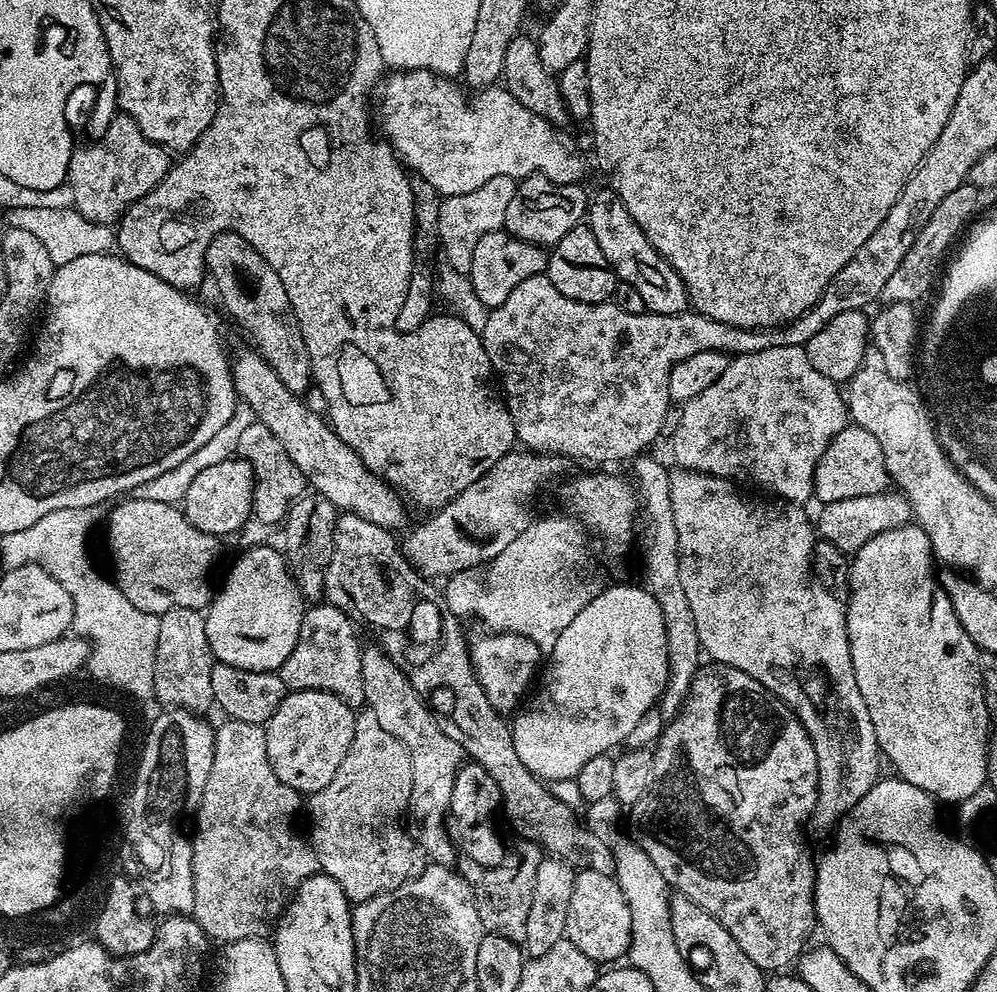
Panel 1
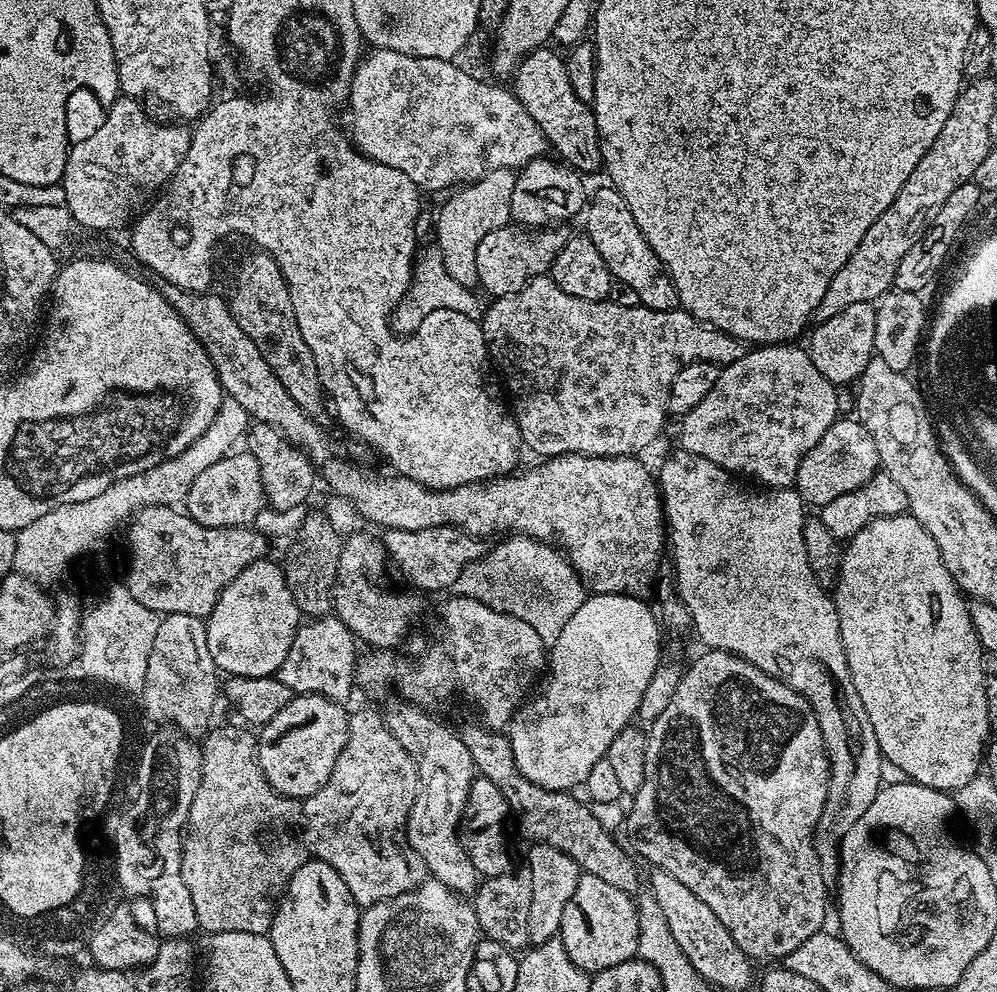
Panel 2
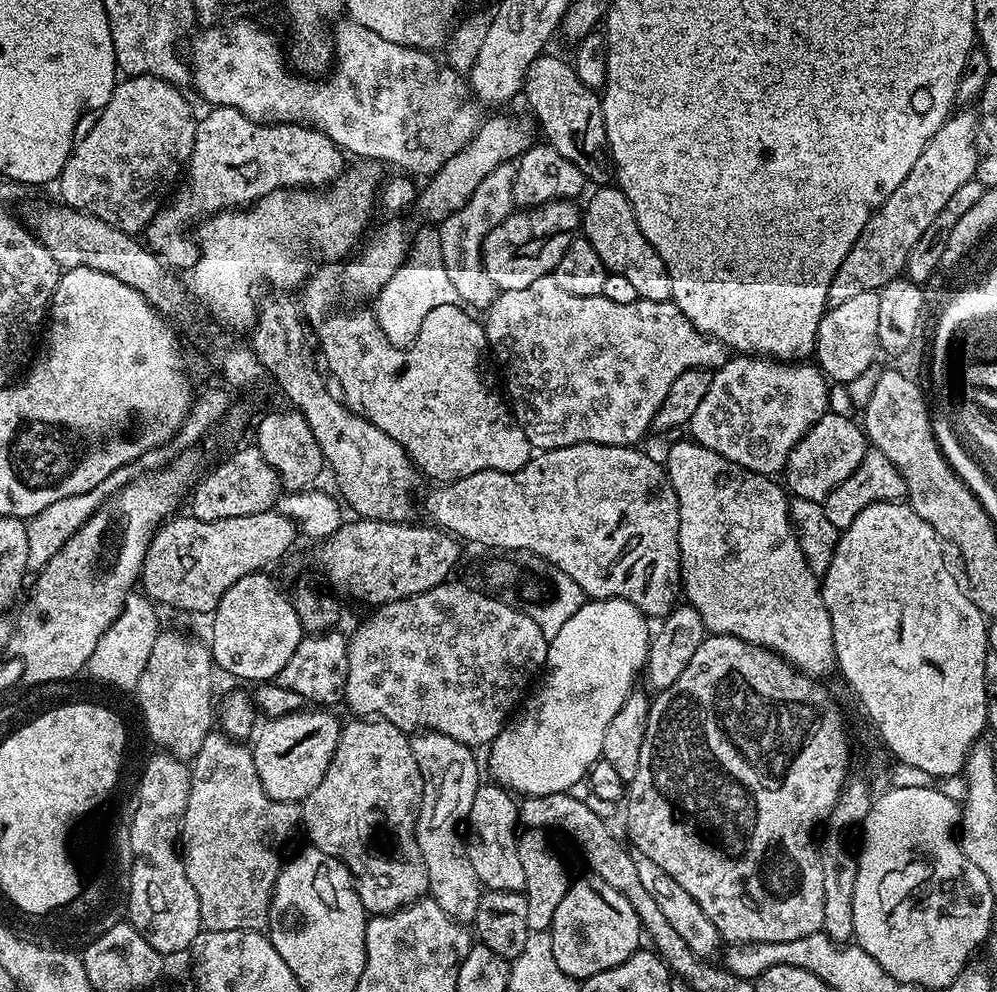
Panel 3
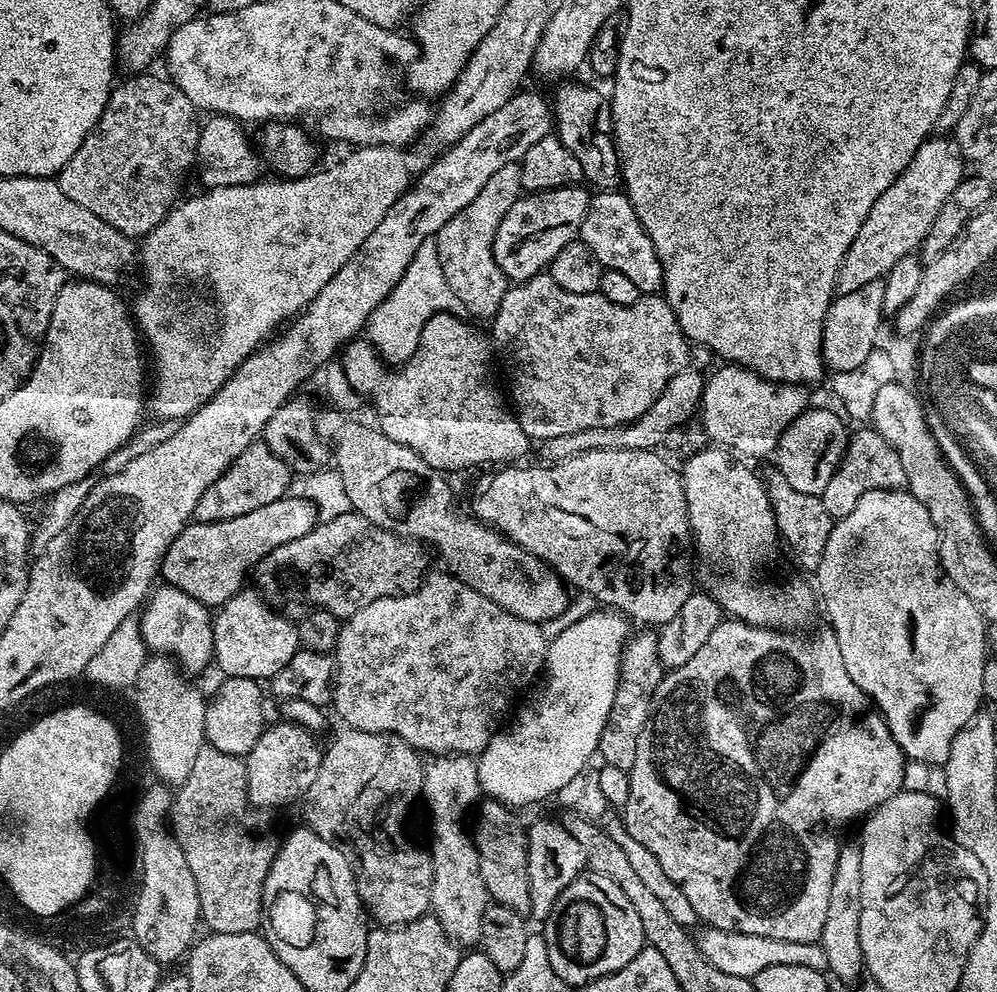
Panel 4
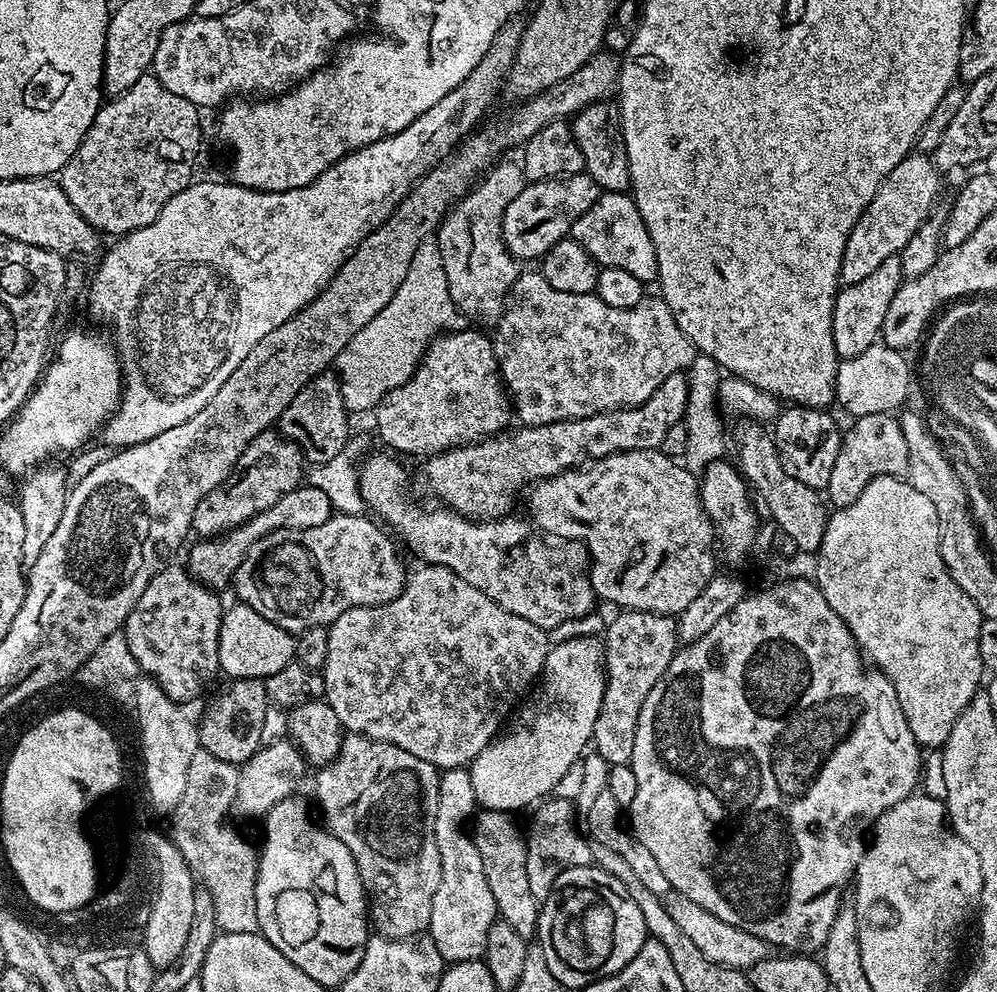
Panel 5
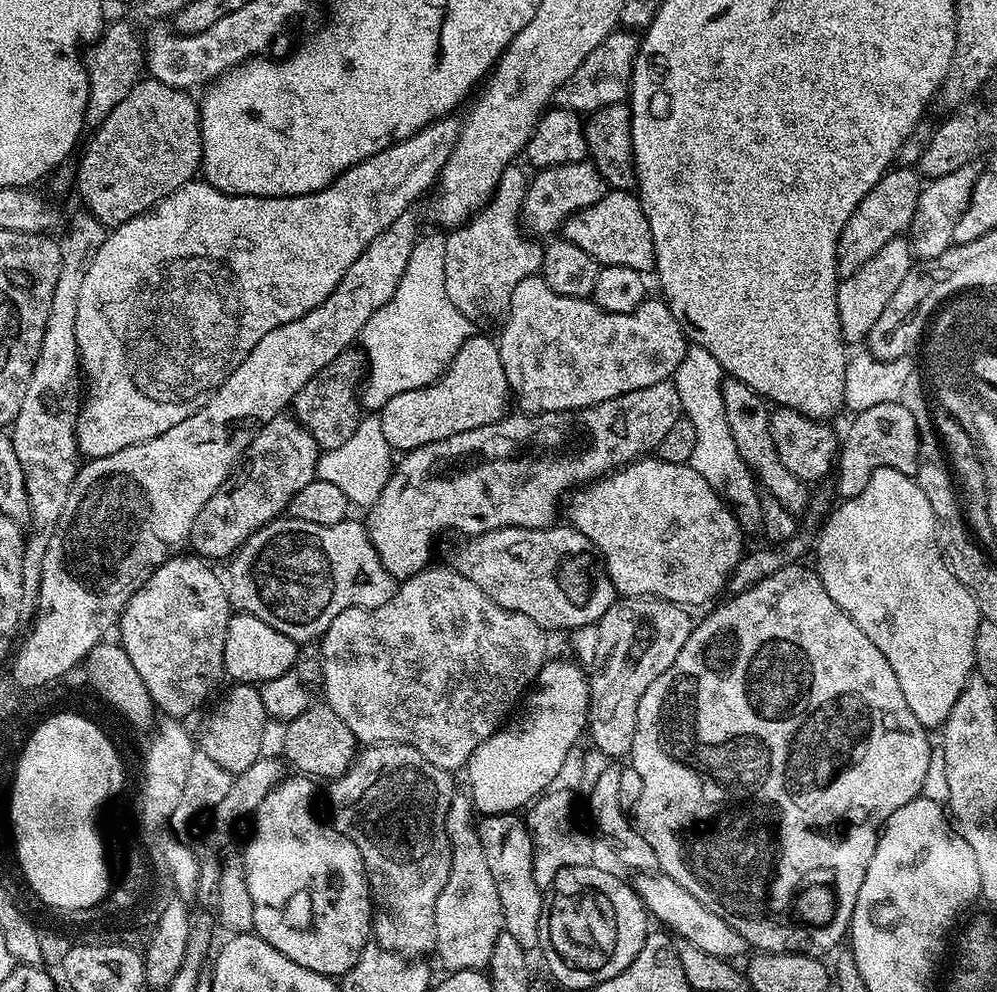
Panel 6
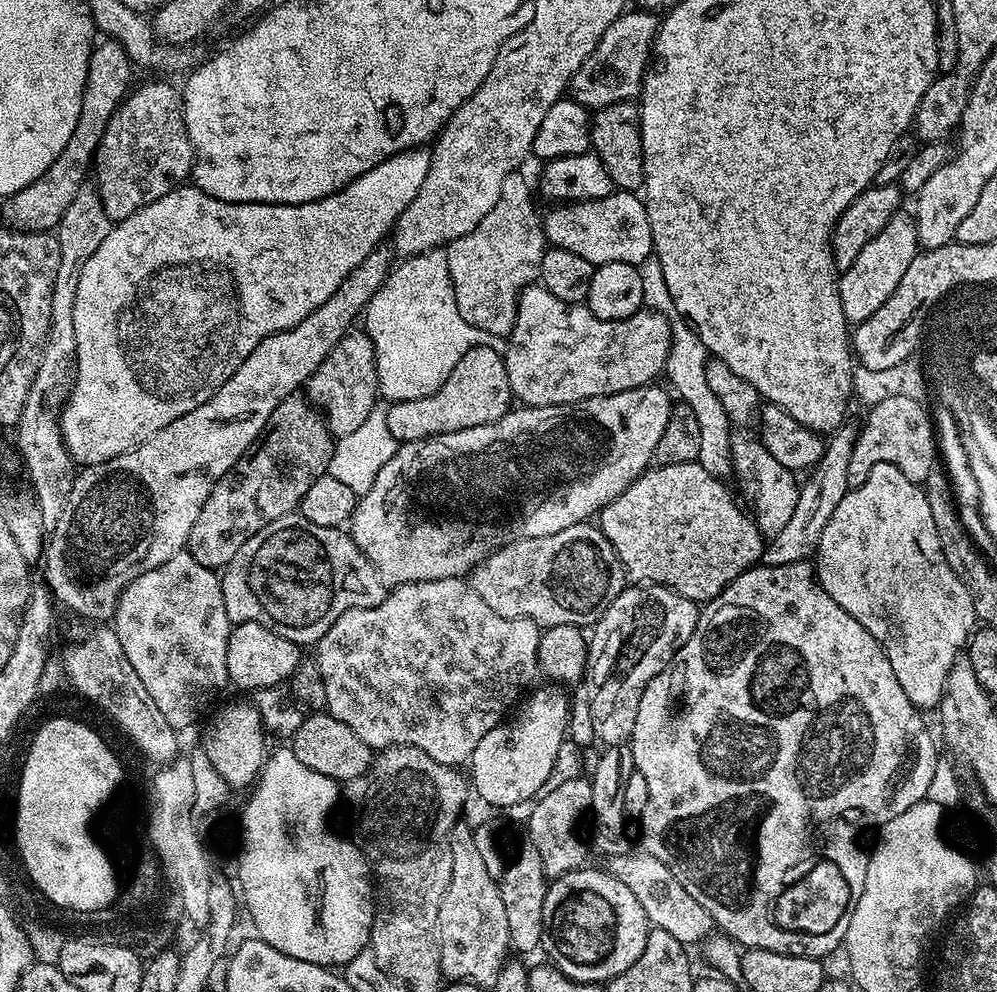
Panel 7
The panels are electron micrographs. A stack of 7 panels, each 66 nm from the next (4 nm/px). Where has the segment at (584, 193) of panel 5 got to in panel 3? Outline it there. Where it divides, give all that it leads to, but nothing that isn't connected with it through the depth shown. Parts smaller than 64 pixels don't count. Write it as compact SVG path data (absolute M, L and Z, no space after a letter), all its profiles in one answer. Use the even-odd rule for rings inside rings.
M555 200L537 208L514 210L486 234L482 262L497 290L523 290L538 282L538 278L555 273L566 246L582 228L582 212L576 206L571 200Z

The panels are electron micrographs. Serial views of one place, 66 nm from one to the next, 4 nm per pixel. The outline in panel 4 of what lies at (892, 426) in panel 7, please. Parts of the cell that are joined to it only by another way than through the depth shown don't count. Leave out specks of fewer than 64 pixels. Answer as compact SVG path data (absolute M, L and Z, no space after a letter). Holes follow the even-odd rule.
M871 426L861 428L864 428L861 432L853 431L851 433L848 449L844 451L844 457L834 478L830 478L830 482L826 482L826 490L822 490L822 494L819 496L822 506L826 506L826 514L830 514L833 521L846 518L846 514L850 514L850 510L854 510L854 506L858 502L858 498L862 498L862 494L883 488L904 488L908 482L906 470L902 470L902 458L898 458L895 446L886 438L882 438L882 434L877 432L875 428Z

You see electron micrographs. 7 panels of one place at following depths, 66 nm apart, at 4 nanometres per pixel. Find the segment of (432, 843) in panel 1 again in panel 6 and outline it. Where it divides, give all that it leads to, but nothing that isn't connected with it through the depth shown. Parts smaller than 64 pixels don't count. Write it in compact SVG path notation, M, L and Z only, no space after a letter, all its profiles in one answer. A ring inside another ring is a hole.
M457 794L453 796L450 802L450 810L446 814L446 834L452 847L452 853L450 854L450 878L446 878L446 886L442 886L442 894L438 894L438 902L434 906L434 934L436 935L434 952L435 955L440 955L440 960L445 964L445 969L447 969L448 972L474 970L475 968L481 970L487 969L488 963L490 962L490 954L494 954L494 942L498 942L498 934L504 931L504 915L502 914L502 902L498 902L498 886L494 886L494 874L490 874L490 862L486 862L486 850L480 841L478 820L475 820L475 818L477 819L474 815L471 795L464 794L463 796L463 794Z

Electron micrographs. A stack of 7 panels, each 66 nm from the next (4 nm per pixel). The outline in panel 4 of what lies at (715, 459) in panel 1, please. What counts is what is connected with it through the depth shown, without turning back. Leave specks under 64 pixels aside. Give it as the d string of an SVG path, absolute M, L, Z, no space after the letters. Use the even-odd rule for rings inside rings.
M725 363L720 367L724 368L705 379L700 399L698 420L704 423L705 434L713 445L726 448L737 457L749 461L771 457L786 426L810 407L809 389L799 384L776 384L739 364Z

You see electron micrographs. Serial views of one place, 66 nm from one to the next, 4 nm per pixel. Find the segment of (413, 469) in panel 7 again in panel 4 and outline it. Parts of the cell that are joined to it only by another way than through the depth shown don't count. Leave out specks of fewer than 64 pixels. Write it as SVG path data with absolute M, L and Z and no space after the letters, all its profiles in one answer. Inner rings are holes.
M689 366L685 372L674 374L670 382L666 382L666 390L654 398L654 406L629 424L617 428L595 428L594 430L578 430L578 434L562 434L562 438L550 438L543 441L542 448L549 461L565 460L571 456L582 454L591 448L647 448L659 449L667 441L670 430L684 428L687 420L697 415L700 399L704 393L705 373L695 372L695 367Z

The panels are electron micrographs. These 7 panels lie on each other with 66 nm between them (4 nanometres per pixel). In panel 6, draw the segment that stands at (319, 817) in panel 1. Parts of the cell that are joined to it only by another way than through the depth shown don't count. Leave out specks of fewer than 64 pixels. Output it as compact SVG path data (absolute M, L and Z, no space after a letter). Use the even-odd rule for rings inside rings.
M373 744L365 747L357 755L352 765L349 766L348 772L340 777L333 779L327 786L328 804L332 807L332 817L330 823L337 832L347 833L348 829L348 812L356 808L356 817L353 818L352 824L356 827L356 832L352 836L354 846L358 846L358 854L362 854L364 863L364 872L368 876L368 891L372 897L372 936L375 943L388 952L397 952L398 955L405 958L424 958L427 952L431 953L436 947L436 935L434 934L434 906L438 902L438 894L442 894L442 886L446 886L446 878L450 878L450 854L452 847L446 834L446 814L450 810L450 802L453 796L457 795L458 788L452 781L453 773L446 768L439 768L434 762L426 762L418 750L414 750L409 744Z

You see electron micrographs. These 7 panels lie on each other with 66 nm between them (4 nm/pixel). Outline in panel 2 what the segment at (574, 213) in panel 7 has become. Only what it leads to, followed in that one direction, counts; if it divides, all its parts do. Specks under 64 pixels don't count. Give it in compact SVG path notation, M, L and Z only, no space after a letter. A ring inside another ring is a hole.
M611 186L600 188L591 193L583 213L582 221L586 227L586 235L590 242L602 254L602 262L610 270L613 281L621 280L626 286L638 290L641 305L654 310L670 310L676 308L676 287L672 284L670 274L664 268L663 262L650 250L650 242L638 230L638 222L634 222L634 214L630 214L630 206L626 206L626 198L618 194L618 190Z

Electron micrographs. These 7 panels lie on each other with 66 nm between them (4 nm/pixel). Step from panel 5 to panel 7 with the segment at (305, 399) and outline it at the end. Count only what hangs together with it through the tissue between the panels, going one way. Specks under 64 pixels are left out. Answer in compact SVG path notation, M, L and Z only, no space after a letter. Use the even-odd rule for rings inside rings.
M349 330L308 379L306 399L323 416L324 425L333 437L339 438L354 433L377 407L379 390L376 355L368 333Z

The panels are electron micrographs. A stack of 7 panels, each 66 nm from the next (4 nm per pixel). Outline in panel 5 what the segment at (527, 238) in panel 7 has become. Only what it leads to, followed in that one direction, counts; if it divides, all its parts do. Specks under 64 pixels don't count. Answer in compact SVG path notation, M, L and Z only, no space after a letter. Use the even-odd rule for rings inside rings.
M501 159L487 169L468 195L456 201L434 233L454 306L469 321L491 326L499 325L504 316L508 294L518 275L518 261L504 245L503 222L506 206L522 194L526 177L523 163L515 164L508 159Z

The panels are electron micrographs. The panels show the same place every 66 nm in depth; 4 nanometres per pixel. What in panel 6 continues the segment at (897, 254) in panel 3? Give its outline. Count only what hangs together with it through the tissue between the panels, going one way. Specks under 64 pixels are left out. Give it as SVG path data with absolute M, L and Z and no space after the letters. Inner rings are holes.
M896 166L885 172L874 190L870 190L870 194L866 194L866 198L858 202L854 214L850 214L838 238L836 271L841 277L853 276L859 268L866 266L866 262L870 262L870 258L874 258L874 254L878 254L878 250L882 250L882 246L886 246L886 242L907 233L918 206L921 187L922 177L915 167Z

